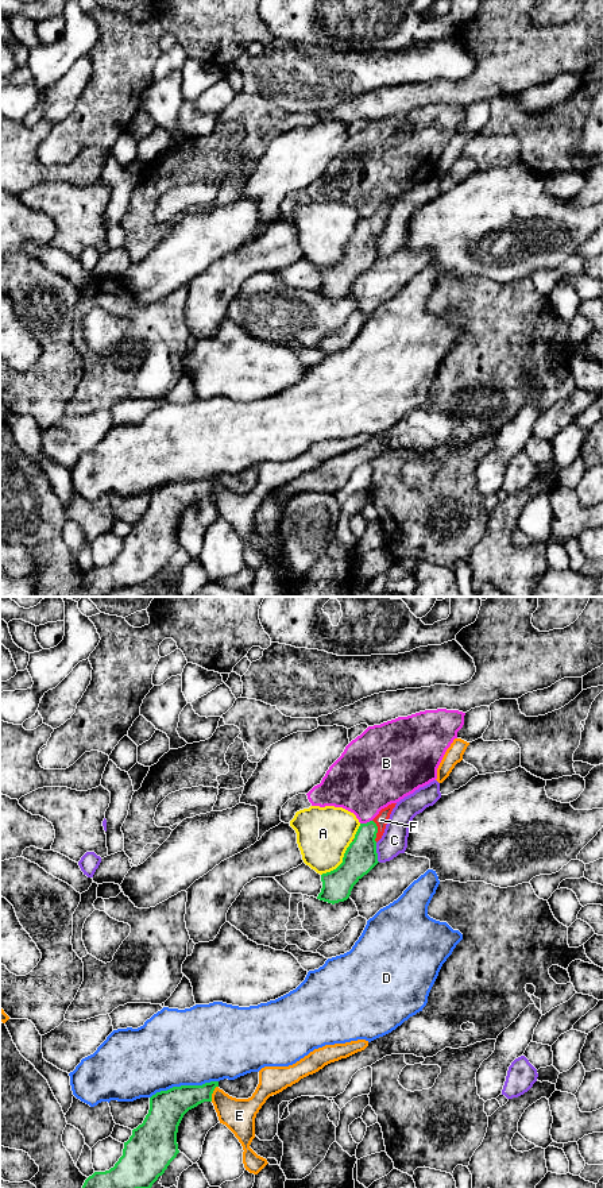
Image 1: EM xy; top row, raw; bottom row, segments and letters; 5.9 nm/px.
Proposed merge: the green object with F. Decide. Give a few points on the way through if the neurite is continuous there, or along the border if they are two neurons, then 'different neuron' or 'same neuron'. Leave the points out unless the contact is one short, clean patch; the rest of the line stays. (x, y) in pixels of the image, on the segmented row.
way xy (360, 856), (364, 843), (377, 830), (381, 820); same neuron

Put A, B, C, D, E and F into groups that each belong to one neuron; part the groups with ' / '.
A / B / C / D / E / F

